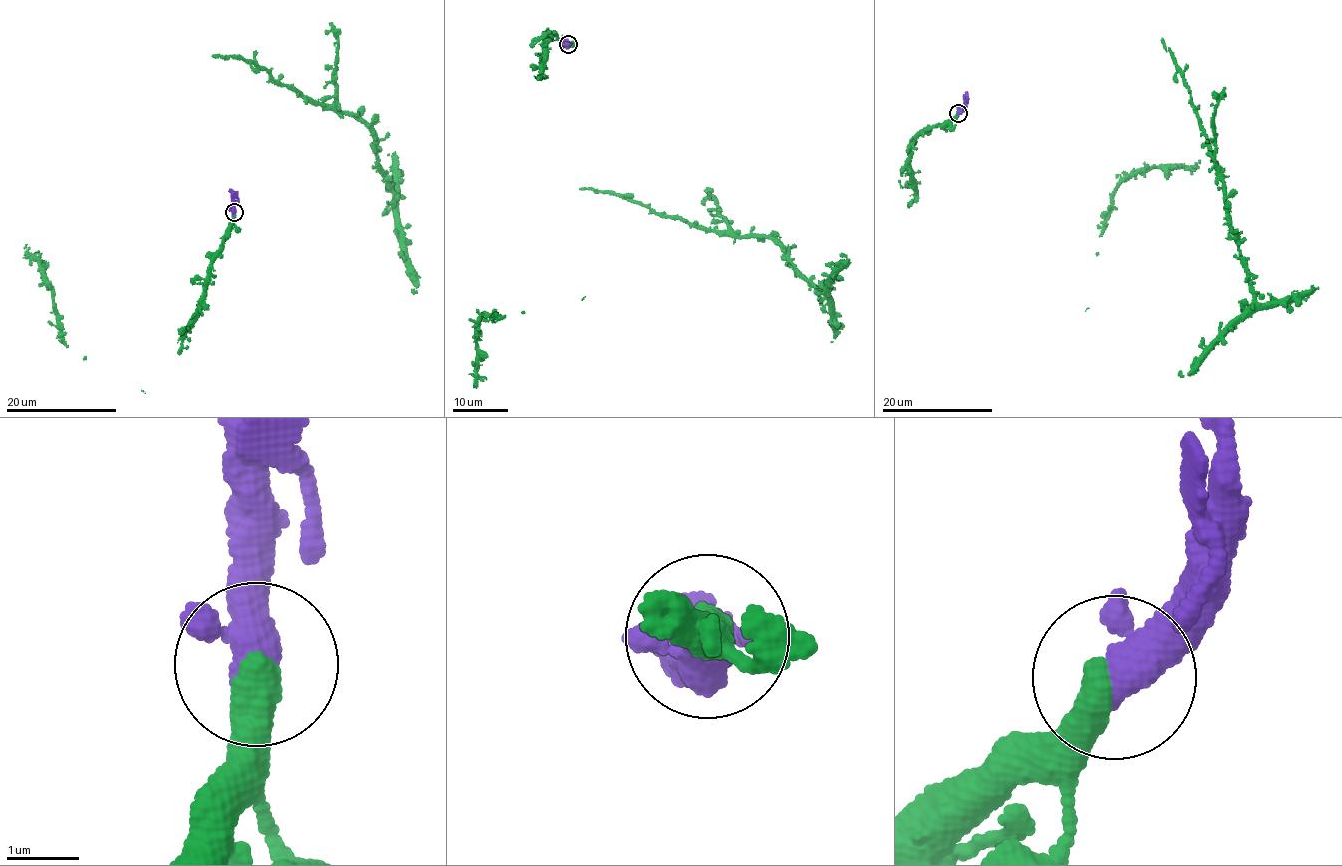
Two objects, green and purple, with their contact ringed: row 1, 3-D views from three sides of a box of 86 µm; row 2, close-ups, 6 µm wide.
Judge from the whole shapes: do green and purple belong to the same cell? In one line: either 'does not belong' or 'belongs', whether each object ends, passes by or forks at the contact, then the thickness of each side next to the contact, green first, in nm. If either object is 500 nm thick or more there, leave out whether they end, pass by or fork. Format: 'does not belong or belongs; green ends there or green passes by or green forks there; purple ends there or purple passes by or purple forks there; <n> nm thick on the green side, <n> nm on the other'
belongs; green ends there; purple passes by; 480 nm thick on the green side, 400 nm on the other

